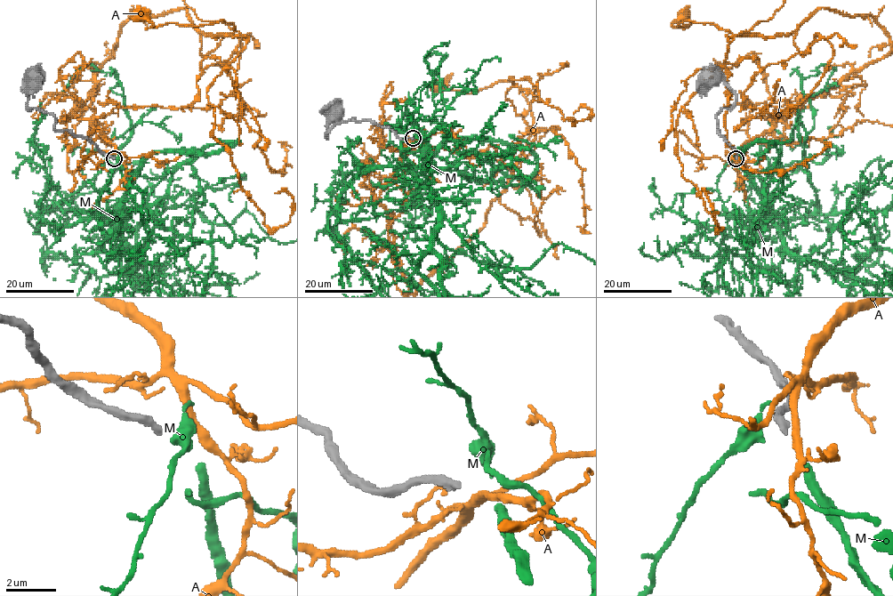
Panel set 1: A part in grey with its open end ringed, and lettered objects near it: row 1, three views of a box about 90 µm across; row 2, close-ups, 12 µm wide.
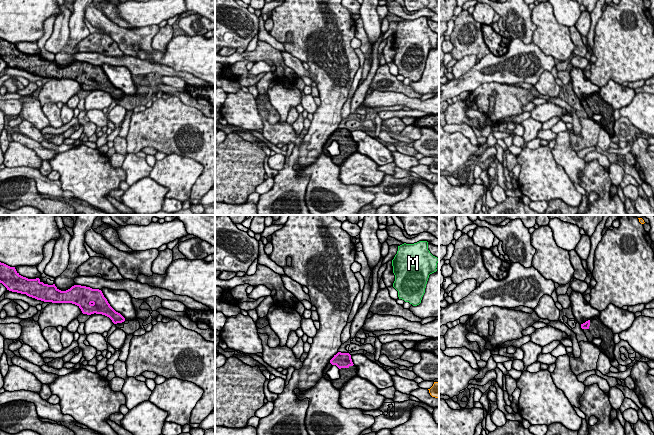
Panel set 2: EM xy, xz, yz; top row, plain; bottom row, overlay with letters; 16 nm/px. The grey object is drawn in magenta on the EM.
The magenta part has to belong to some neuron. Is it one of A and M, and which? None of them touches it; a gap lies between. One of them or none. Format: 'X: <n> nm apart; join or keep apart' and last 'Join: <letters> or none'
A: 1250 nm apart; keep apart
M: 1200 nm apart; join
Join: M

